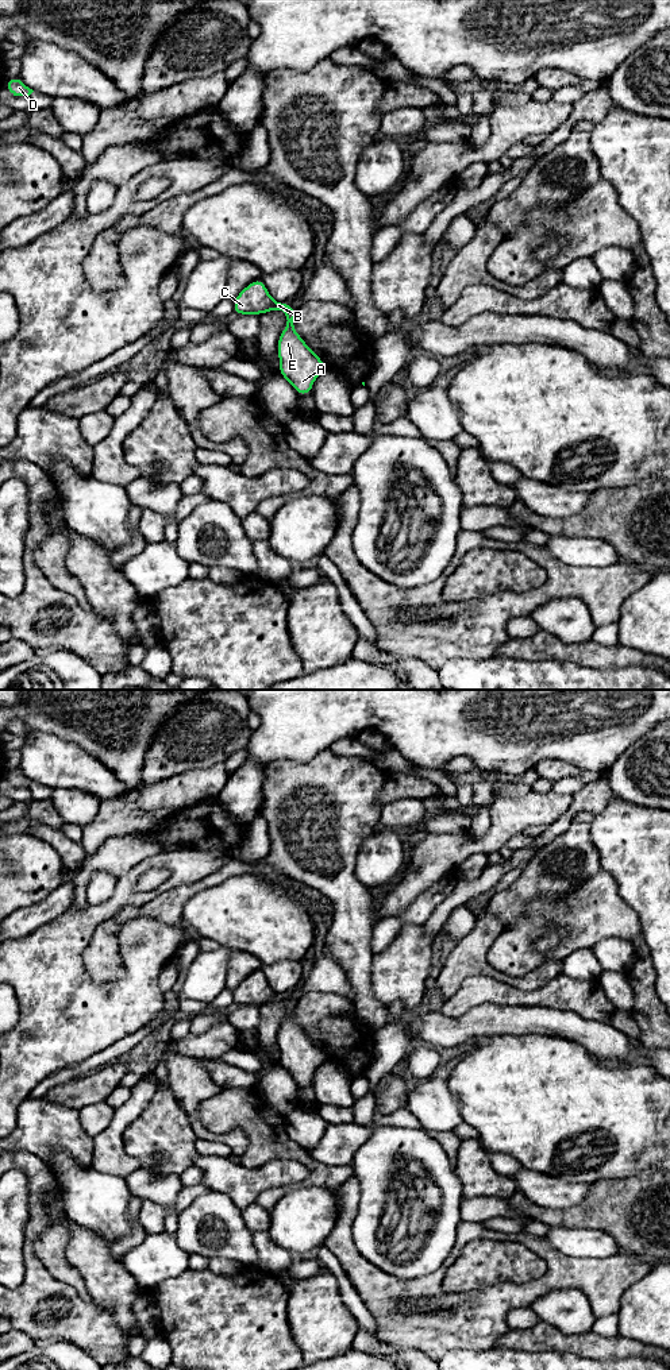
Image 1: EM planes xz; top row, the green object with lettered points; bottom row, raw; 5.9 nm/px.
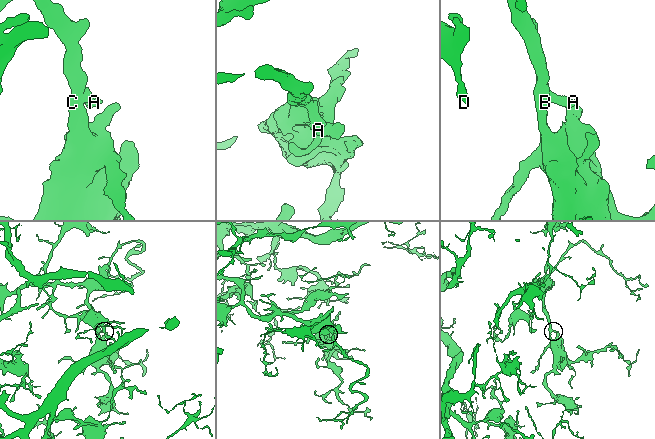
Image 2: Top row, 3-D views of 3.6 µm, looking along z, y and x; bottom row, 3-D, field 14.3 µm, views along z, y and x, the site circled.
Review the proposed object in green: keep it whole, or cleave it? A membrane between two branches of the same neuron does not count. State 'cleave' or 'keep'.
keep

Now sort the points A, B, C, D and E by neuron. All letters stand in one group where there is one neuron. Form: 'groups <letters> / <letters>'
groups A B C D E

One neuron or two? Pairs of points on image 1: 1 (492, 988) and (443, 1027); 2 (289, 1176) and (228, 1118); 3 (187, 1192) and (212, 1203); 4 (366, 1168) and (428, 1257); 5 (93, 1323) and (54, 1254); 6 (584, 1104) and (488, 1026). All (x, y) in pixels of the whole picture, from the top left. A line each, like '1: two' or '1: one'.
1: two
2: two
3: two
4: one
5: two
6: two

